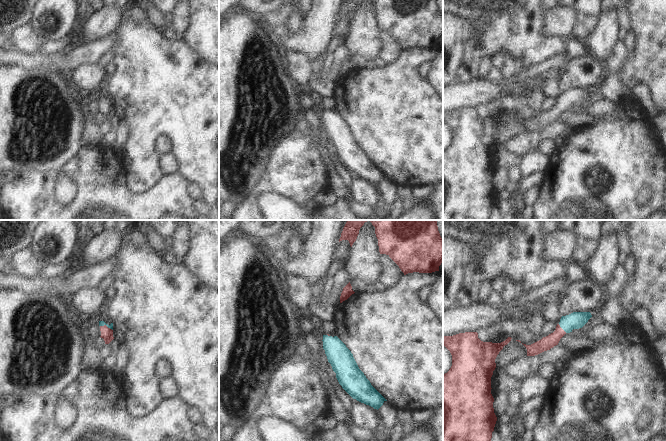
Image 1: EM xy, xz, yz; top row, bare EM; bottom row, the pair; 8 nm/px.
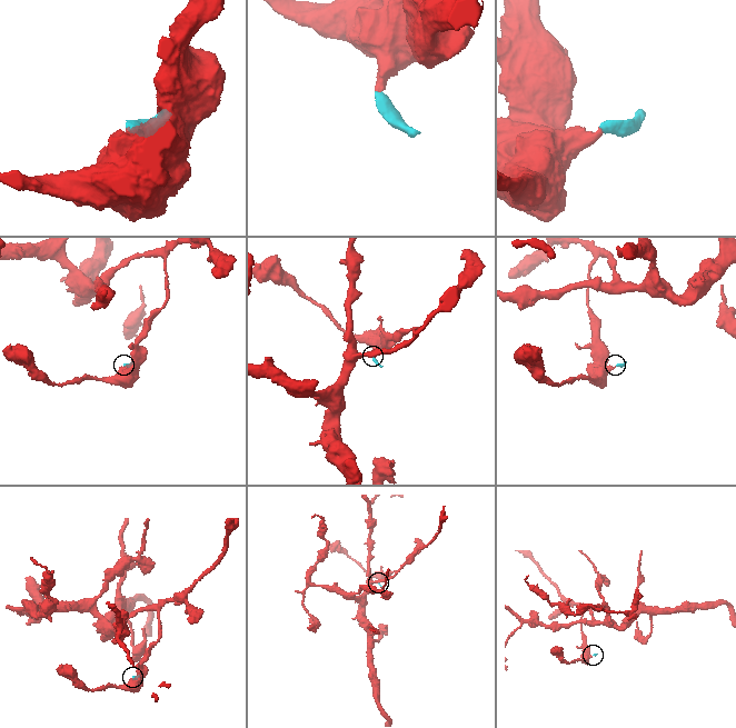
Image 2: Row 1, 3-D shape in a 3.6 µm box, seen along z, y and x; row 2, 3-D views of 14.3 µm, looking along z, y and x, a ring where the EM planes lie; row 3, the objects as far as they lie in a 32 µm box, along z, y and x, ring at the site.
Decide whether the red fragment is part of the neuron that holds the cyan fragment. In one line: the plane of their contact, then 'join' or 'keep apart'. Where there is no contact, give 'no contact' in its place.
yz | join

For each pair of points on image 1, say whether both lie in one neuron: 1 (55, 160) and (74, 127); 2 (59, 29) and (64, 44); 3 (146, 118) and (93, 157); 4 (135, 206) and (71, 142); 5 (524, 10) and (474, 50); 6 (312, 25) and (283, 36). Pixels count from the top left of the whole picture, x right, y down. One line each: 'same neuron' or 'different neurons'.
1: same neuron
2: different neurons
3: different neurons
4: different neurons
5: same neuron
6: same neuron

